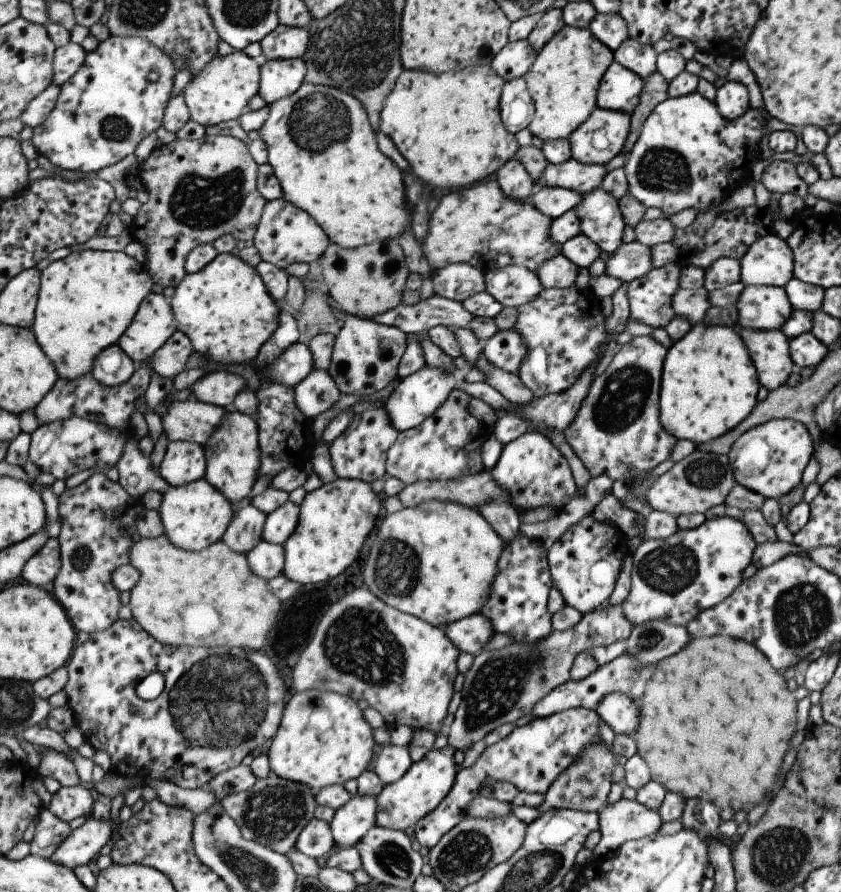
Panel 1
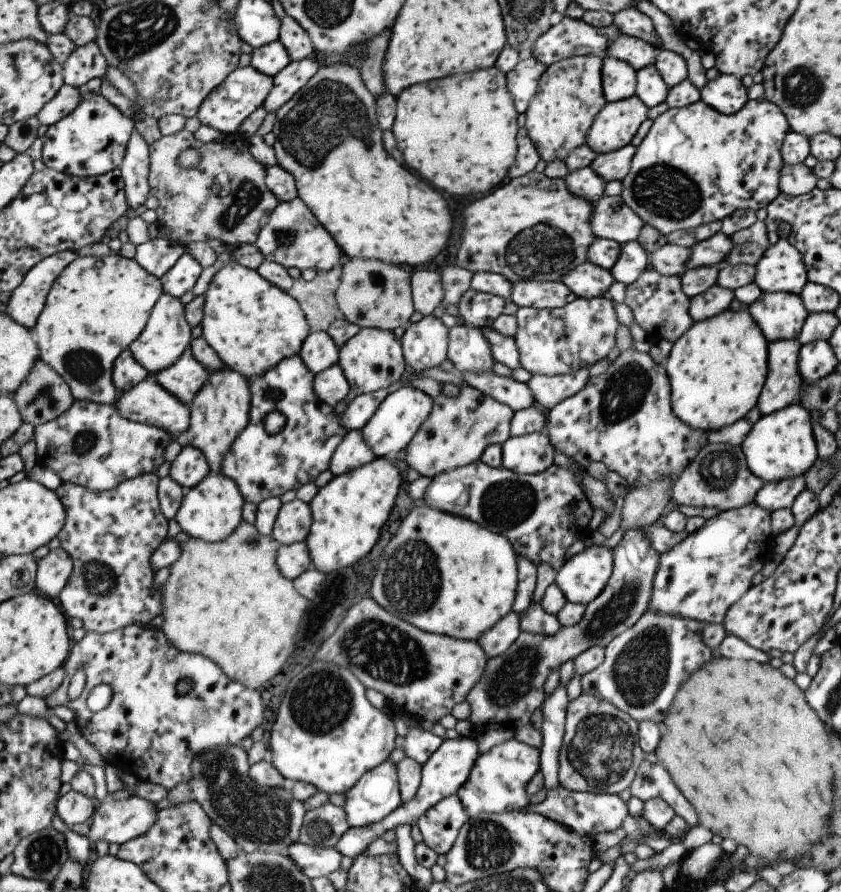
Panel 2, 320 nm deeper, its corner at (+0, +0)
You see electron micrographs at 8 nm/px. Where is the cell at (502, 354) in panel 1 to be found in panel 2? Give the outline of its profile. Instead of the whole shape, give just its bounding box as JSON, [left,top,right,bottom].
[513,297,620,375]

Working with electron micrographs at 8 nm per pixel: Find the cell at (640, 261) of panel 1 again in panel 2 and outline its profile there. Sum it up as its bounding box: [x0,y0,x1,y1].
[649,243,690,276]

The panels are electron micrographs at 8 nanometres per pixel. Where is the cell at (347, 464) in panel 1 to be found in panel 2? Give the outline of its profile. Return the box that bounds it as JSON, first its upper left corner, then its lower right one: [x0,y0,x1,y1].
[330,431,377,477]

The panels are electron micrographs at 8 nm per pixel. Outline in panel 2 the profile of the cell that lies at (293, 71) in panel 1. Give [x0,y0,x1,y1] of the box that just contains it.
[264,57,322,112]

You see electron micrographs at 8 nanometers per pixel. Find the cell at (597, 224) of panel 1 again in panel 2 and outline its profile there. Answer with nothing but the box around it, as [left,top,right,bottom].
[609,240,646,286]

